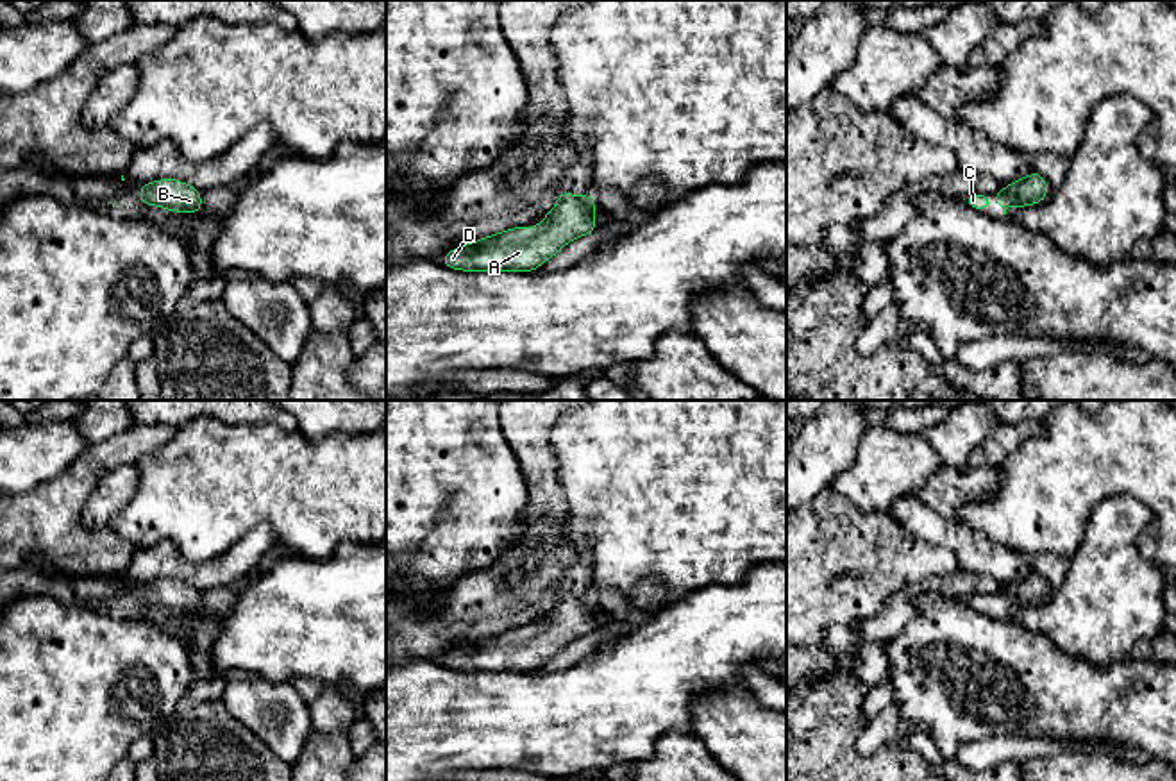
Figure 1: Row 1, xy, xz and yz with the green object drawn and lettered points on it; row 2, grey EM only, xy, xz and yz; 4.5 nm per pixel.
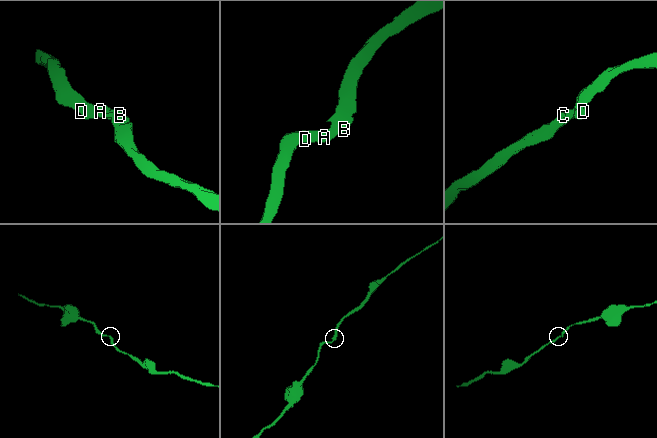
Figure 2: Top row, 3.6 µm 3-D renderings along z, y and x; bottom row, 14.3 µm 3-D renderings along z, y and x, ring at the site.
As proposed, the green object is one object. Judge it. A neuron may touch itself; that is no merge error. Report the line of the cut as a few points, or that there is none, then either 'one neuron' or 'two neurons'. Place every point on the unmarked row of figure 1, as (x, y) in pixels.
no cut; one neuron

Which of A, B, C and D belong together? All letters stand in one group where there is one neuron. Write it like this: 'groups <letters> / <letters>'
groups A B C D

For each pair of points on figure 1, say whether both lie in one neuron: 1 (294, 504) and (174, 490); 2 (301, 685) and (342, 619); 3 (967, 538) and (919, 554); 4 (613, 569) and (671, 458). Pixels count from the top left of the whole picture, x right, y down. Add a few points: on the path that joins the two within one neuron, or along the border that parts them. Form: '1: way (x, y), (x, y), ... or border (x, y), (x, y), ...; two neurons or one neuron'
1: way (263, 490), (204, 490); one neuron
2: border (290, 681), (313, 678), (340, 690); two neurons
3: border (905, 529), (944, 545), (960, 569); two neurons
4: way (624, 542), (633, 517), (660, 485); one neuron

